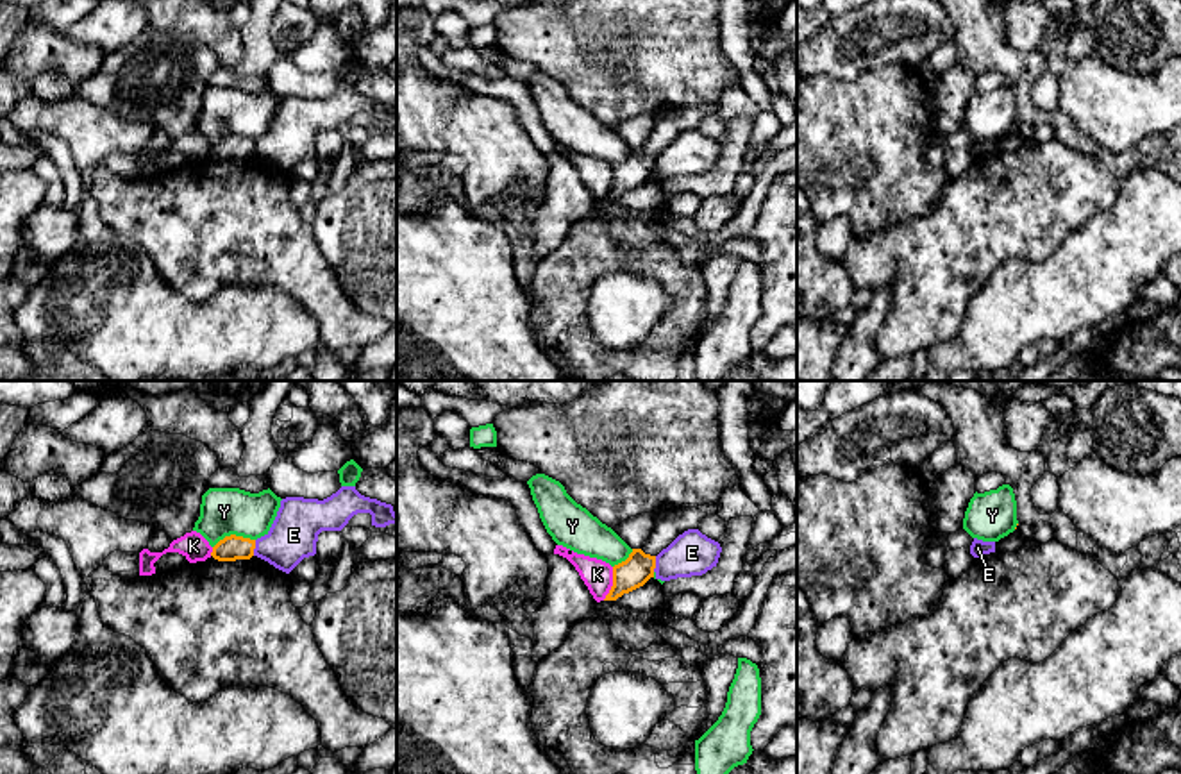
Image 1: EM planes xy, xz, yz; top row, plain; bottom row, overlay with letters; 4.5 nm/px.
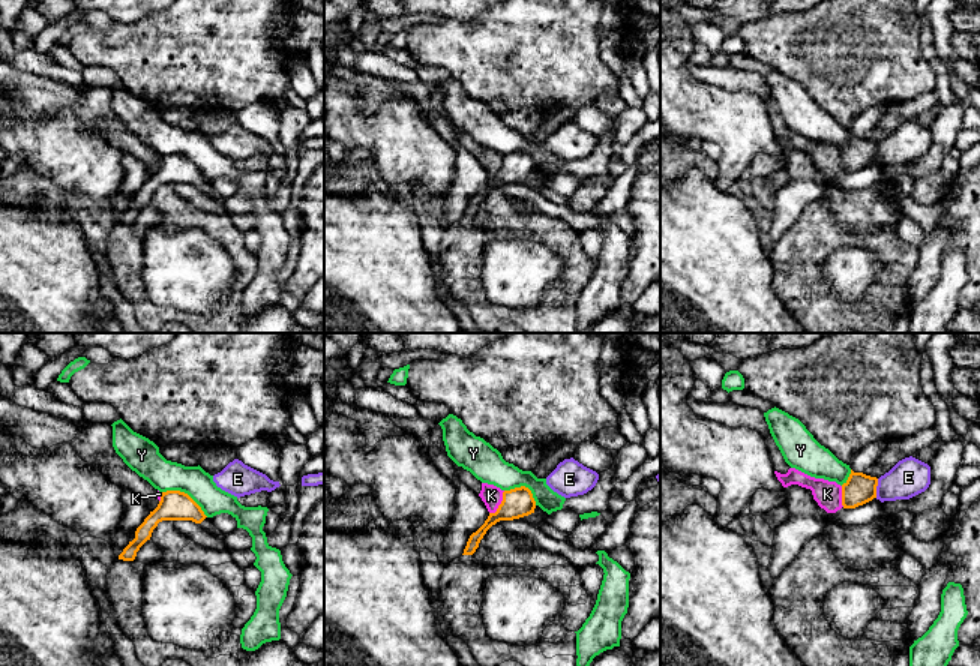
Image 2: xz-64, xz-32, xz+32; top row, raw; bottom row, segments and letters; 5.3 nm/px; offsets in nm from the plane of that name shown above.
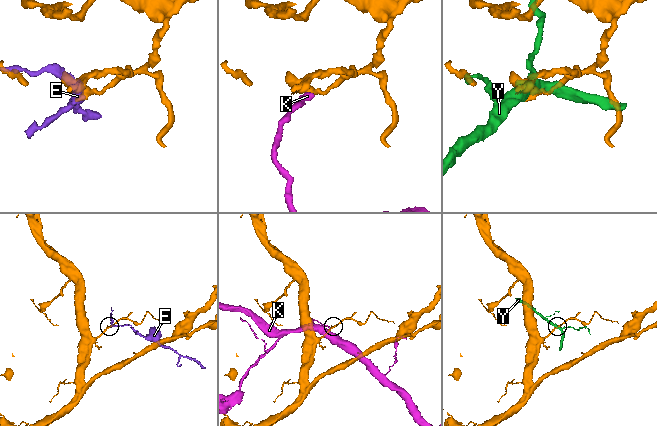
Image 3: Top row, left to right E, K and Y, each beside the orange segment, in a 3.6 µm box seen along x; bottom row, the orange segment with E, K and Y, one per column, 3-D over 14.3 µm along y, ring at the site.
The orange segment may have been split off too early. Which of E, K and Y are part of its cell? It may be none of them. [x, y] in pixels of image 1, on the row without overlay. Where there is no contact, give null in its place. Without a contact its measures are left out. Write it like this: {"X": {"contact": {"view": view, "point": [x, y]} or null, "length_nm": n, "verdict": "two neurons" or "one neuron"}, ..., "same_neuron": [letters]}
{"E": {"contact": {"view": "xy", "point": [254, 147]}, "length_nm": 70, "verdict": "two neurons"}, "K": {"contact": {"view": "xz", "point": [613, 183]}, "length_nm": 160, "verdict": "two neurons"}, "Y": {"contact": {"view": "xy", "point": [233, 134]}, "length_nm": 200, "verdict": "two neurons"}, "same_neuron": []}

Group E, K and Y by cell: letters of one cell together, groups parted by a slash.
E / K / Y

